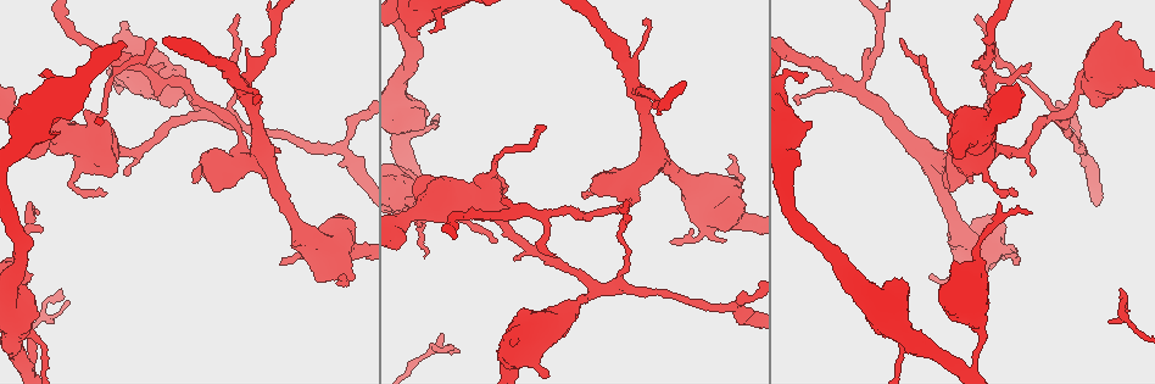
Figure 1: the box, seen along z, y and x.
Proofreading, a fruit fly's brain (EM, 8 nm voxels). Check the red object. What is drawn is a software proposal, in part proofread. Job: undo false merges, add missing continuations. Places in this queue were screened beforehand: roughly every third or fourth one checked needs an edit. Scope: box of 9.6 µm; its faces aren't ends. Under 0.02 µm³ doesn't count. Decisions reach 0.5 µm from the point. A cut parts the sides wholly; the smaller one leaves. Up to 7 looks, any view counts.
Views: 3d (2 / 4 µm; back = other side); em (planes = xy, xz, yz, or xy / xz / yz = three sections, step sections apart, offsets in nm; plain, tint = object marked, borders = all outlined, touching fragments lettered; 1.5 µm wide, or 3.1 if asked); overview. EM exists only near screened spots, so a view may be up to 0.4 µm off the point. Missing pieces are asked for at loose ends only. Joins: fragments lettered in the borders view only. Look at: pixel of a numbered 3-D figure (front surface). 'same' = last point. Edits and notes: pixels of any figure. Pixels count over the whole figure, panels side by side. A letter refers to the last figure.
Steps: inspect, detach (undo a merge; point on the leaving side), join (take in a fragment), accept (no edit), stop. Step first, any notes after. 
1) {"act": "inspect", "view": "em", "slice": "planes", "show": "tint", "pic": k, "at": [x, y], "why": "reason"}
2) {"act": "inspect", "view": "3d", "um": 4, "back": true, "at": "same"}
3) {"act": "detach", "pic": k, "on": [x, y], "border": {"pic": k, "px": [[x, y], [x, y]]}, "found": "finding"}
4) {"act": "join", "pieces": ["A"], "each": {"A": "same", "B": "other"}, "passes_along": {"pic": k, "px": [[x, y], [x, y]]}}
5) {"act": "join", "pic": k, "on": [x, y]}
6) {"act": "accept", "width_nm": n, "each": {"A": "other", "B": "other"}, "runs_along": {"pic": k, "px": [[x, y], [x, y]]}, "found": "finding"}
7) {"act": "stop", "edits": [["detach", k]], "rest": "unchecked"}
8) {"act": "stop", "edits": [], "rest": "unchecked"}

{"act": "inspect", "view": "3d", "um": 4, "pic": 1, "at": [637, 94], "why": "an open end"}

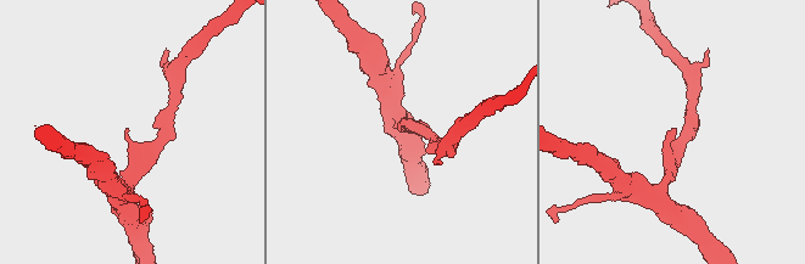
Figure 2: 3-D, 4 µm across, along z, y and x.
{"act": "inspect", "view": "em", "slice": "yz", "step": 8, "show": "tint", "pic": 2, "at": [128, 130]}

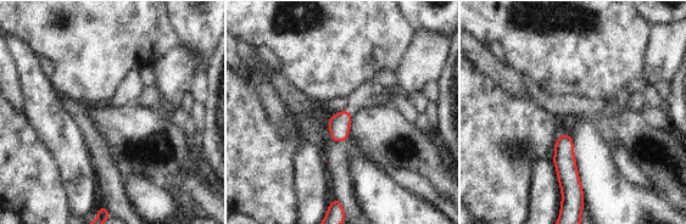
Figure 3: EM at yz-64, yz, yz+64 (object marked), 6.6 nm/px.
{"act": "inspect", "view": "em", "slice": "planes", "show": "borders", "at": "same", "why": "another direction"}

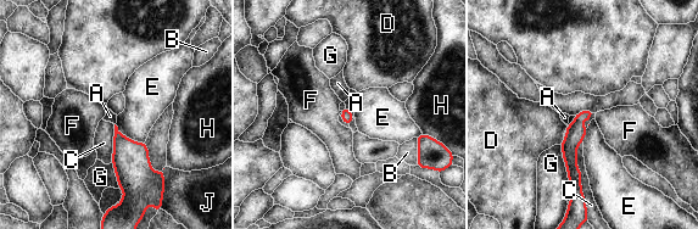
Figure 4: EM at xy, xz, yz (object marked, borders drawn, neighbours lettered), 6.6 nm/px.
{"act": "accept", "each": {"A": "other", "B": "other", "C": "other", "D": "other", "E": "other", "F": "other", "G": "other", "H": "other", "J": "other"}, "border": {"pic": 4, "px": [[115, 124], [124, 135], [144, 143]]}, "found": "no lettered fragment goes on from it"}

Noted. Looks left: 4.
{"act": "inspect", "view": "em", "slice": "planes", "show": "plain", "pic": 1, "at": [985, 175], "why": "sharp bend"}

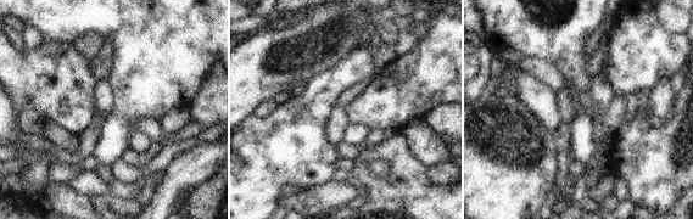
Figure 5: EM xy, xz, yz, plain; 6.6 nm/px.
{"act": "inspect", "view": "em", "slice": "planes", "show": "borders", "at": "same", "why": "see the neighbours"}

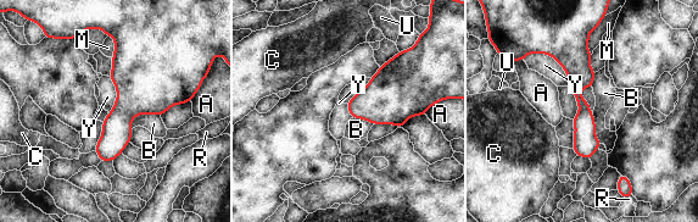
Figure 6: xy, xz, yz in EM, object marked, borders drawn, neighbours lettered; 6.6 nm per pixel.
{"act": "accept", "each": {"A": "other", "B": "other", "C": "other", "M": "other", "R": "other", "U": "other", "Y": "other"}, "runs_along": {"pic": 6, "px": [[576, 60], [588, 154]]}, "found": "continuous, no second neuron"}

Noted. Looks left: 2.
{"act": "inspect", "view": "em", "slice": "xy", "step": 4, "show": "borders", "pic": 1, "at": [41, 75], "why": "thin end"}

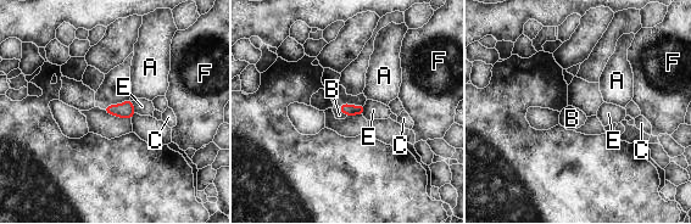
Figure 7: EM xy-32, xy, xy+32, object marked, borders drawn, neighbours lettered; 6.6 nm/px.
{"act": "accept", "each": {"A": "other", "B": "other", "C": "other", "E": "other", "F": "other"}, "border": {"pic": 7, "px": [[336, 106], [346, 116]]}, "found": "no lettered fragment goes on from it"}

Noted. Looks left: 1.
{"act": "stop", "edits": [], "rest": "unchecked"}

